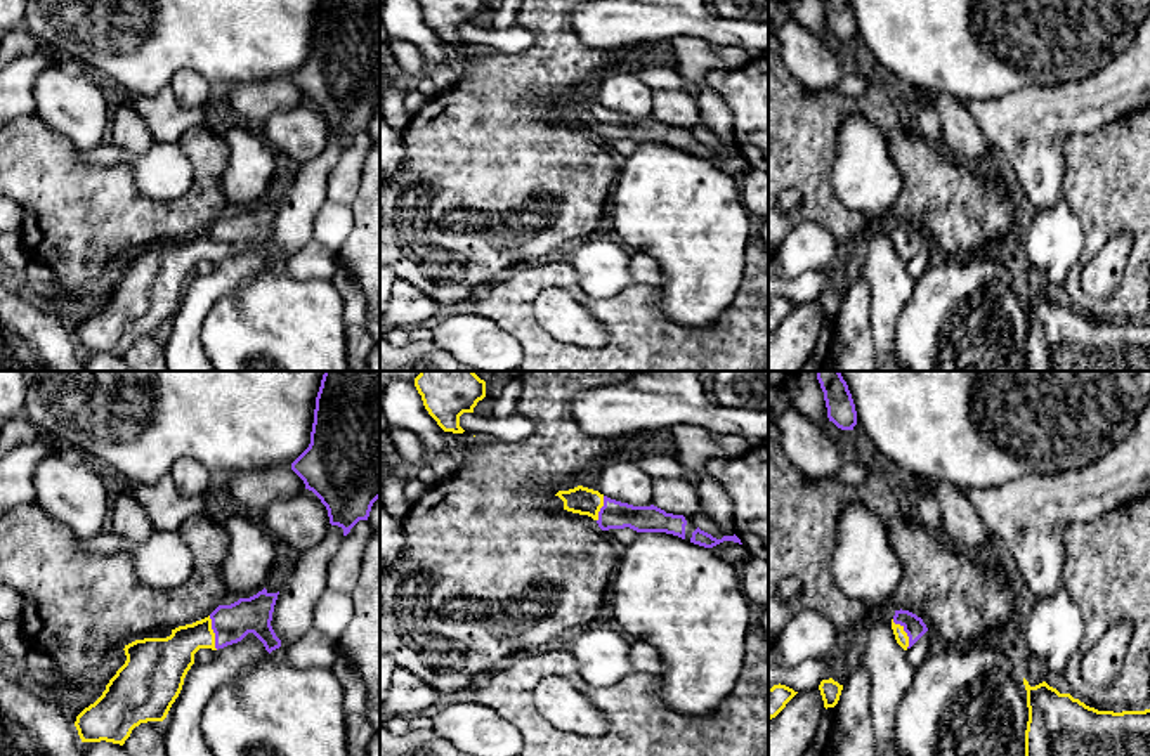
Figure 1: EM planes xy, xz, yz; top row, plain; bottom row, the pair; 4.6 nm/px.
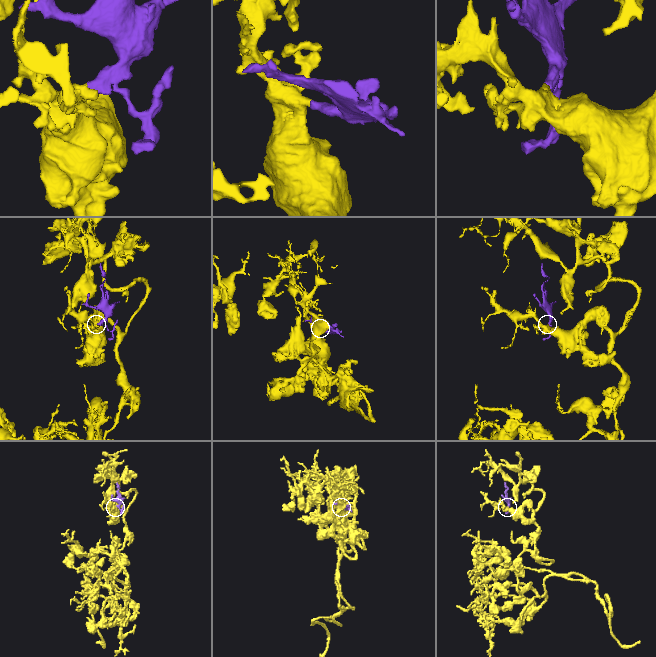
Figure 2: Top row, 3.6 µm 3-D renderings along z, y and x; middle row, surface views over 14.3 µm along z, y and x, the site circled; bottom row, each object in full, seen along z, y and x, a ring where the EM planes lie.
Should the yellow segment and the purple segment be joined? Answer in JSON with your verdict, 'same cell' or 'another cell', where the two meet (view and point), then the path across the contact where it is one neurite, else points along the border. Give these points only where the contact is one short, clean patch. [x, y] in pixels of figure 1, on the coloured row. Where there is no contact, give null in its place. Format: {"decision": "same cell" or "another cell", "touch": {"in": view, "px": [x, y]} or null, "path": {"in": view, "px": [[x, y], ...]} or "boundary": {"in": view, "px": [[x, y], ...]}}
{"decision": "same cell", "touch": {"in": "xy", "px": [214, 633]}, "path": {"in": "xy", "px": [[167, 659], [191, 637], [214, 633], [231, 623]]}}

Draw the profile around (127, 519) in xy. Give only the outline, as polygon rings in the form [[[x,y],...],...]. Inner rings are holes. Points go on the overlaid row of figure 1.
[[[128,491],[111,501],[109,531],[132,543],[142,543],[154,532],[147,513]]]

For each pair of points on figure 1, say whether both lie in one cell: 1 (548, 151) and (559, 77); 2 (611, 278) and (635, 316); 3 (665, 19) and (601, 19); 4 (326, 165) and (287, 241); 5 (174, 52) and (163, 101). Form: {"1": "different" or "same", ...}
{"1": "same", "2": "different", "3": "same", "4": "same", "5": "different"}

